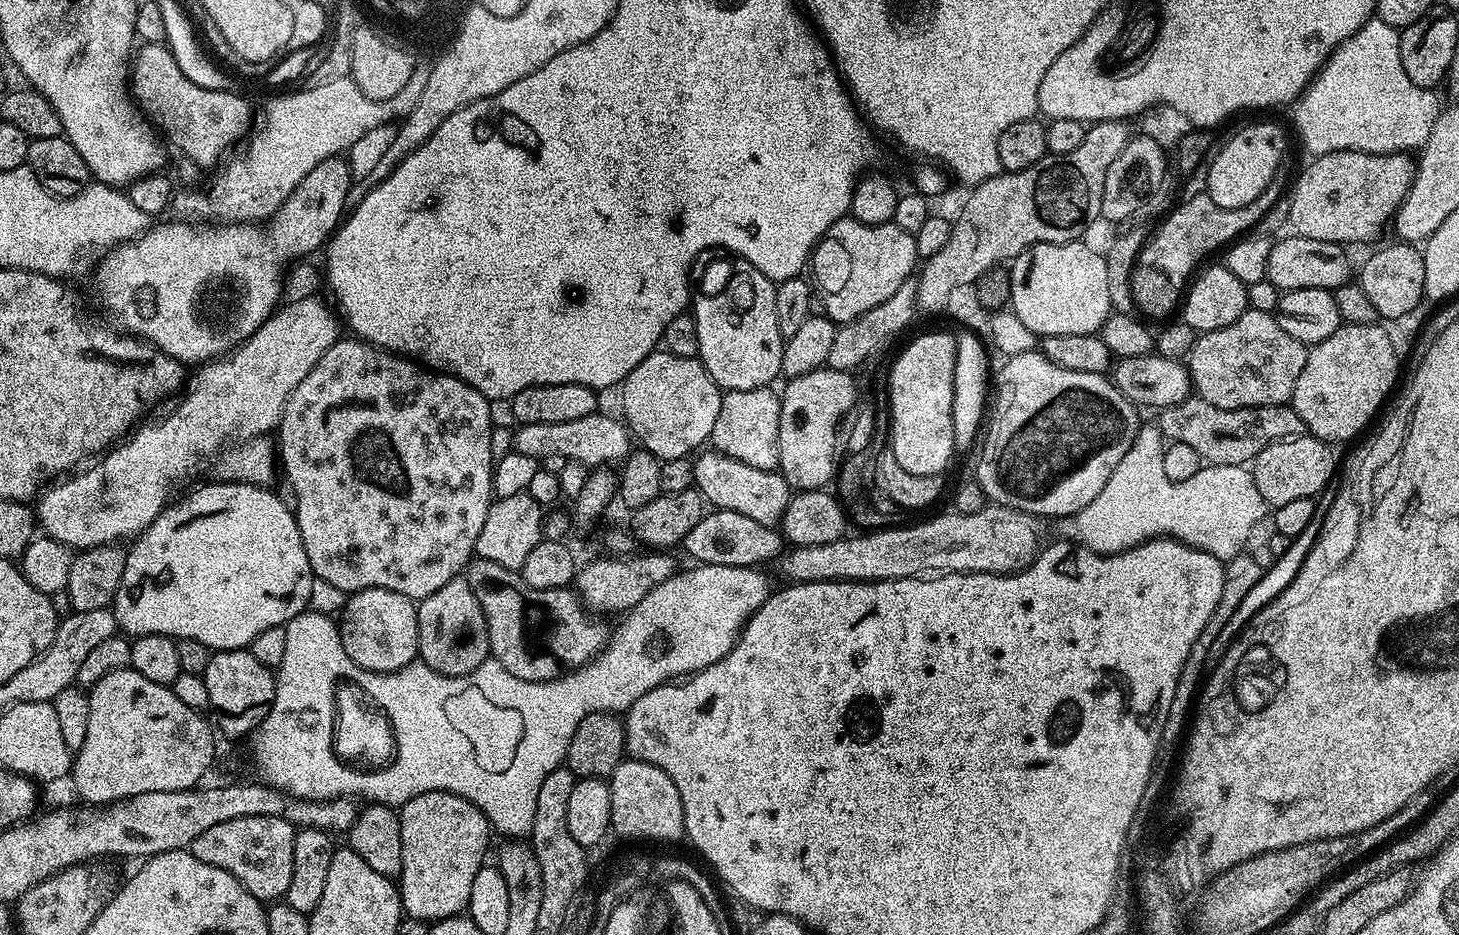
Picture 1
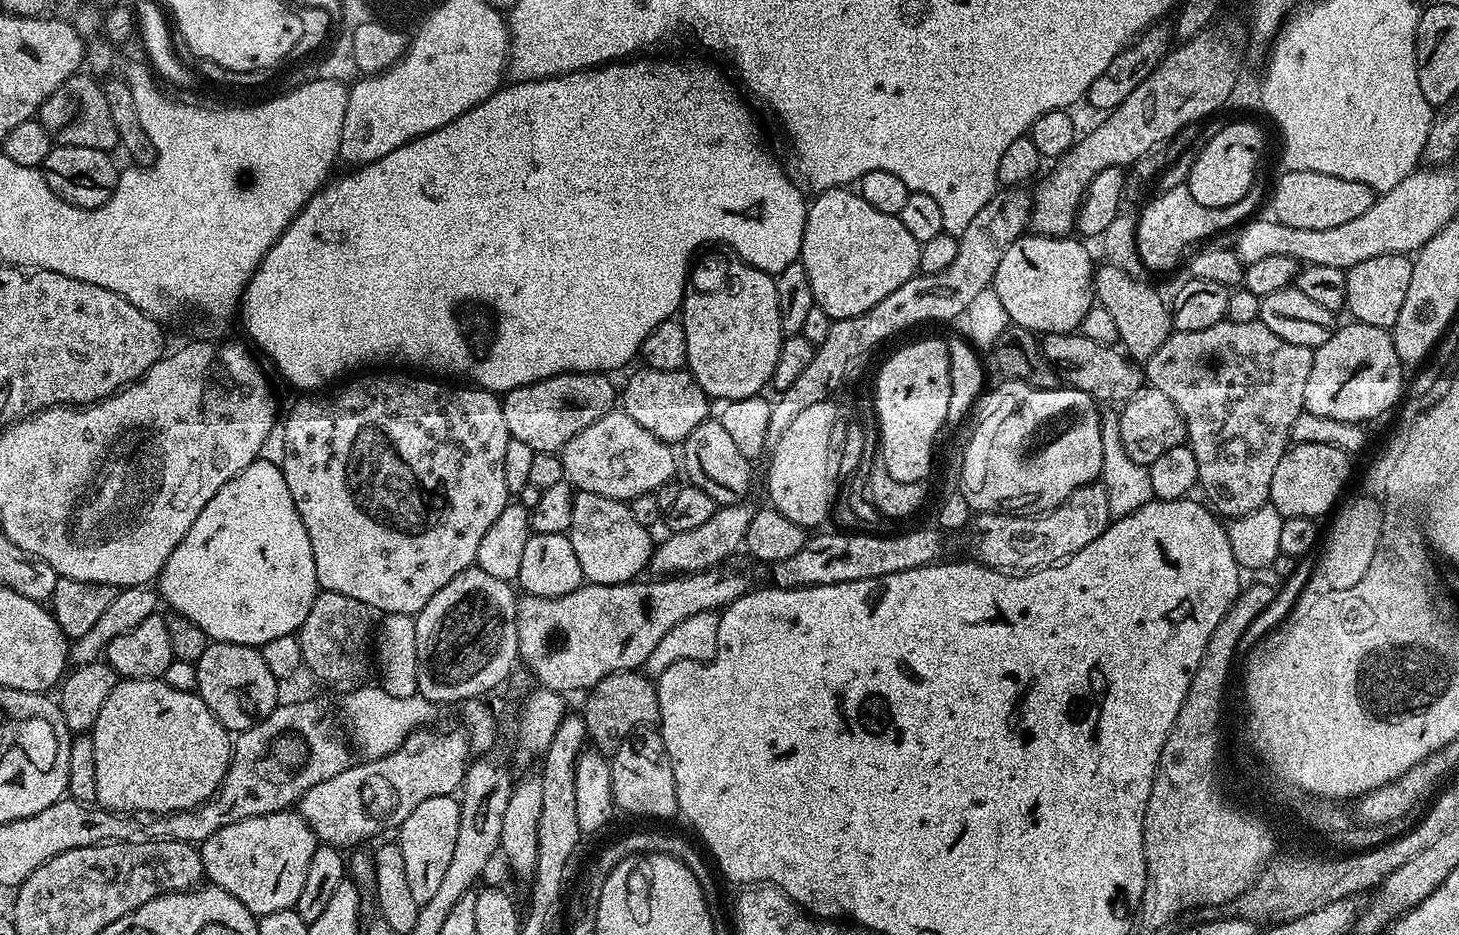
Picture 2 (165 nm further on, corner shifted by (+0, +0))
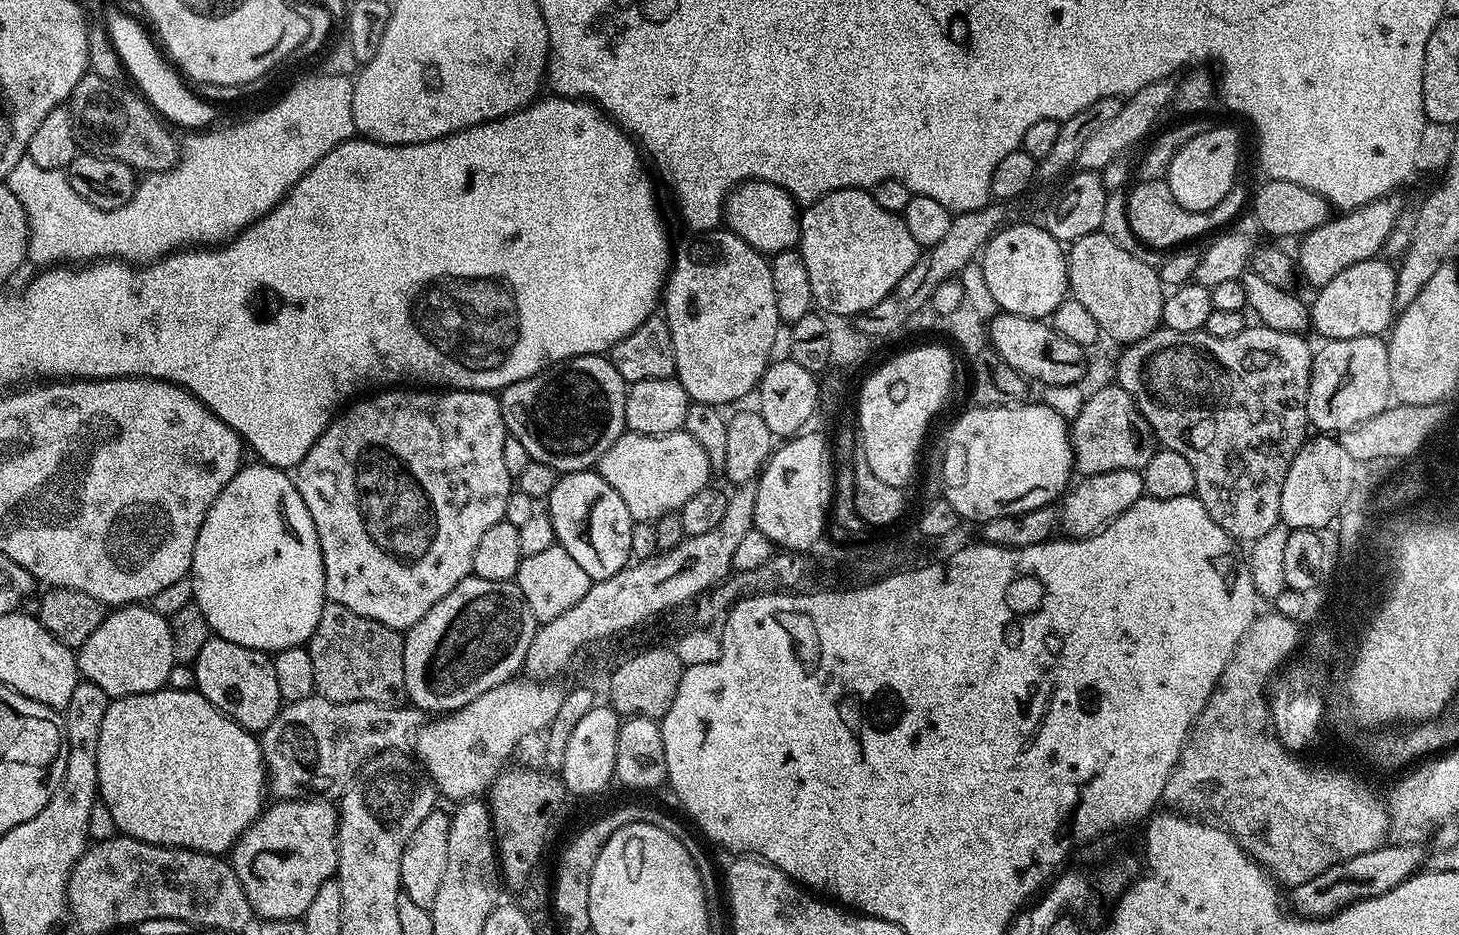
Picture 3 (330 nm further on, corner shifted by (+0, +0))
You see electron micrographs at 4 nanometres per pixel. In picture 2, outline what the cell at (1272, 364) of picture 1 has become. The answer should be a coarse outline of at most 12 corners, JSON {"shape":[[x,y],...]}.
{"shape":[[1173,331],[1142,372],[1221,517],[1269,503],[1311,348]]}

